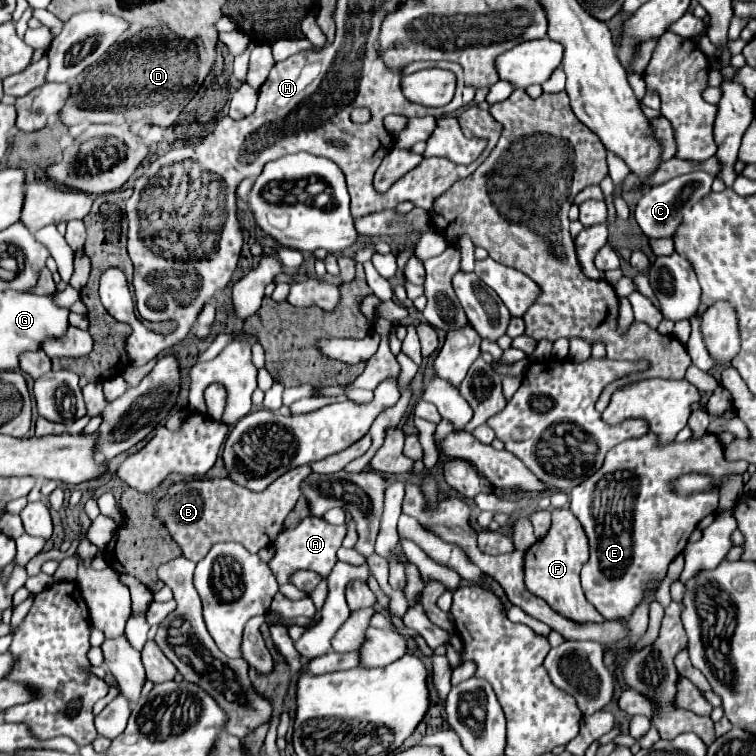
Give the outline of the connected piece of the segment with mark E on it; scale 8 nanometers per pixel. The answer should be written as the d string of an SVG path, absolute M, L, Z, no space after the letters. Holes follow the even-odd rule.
M649 433L637 439L623 441L615 445L607 457L603 467L593 473L589 479L585 479L581 485L571 489L571 501L569 507L575 513L575 517L581 521L591 547L591 557L581 569L581 587L585 591L587 601L607 619L607 621L621 621L629 619L633 609L643 601L647 593L655 593L659 589L661 581L667 575L669 563L685 549L691 533L699 525L699 521L719 507L719 489L723 479L729 475L745 475L747 465L745 463L729 463L725 461L721 443L713 433L707 433L705 437L697 441L685 441L685 443L673 443L665 447L657 447L649 443ZM687 473L701 473L711 477L711 489L701 493L689 493L679 495L675 491L675 479Z

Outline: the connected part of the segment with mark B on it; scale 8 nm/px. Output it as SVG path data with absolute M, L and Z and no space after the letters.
M309 465L289 469L267 489L255 493L247 487L225 479L189 479L173 483L157 501L155 517L167 527L189 561L201 561L207 551L219 541L237 541L251 553L269 545L281 531L283 521L301 497L301 481L311 473Z

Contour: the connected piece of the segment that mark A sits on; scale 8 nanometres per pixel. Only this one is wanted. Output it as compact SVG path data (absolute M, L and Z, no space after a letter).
M309 515L305 517L295 529L293 529L293 537L291 531L285 531L275 539L275 555L273 559L267 563L271 567L271 571L275 573L275 579L279 585L289 583L289 573L293 573L293 569L311 569L315 573L319 573L323 579L331 573L333 565L337 563L337 549L343 543L345 537L345 525L329 525L325 519Z

